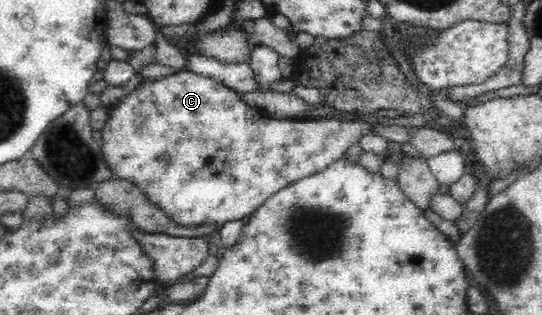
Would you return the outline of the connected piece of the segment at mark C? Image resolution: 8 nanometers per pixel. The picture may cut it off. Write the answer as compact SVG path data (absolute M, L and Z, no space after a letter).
M181 71L175 72L173 74L167 75L165 77L160 78L159 80L154 81L140 81L139 84L135 87L135 90L131 90L131 92L127 93L127 96L119 97L119 102L108 108L109 118L106 121L106 124L101 128L101 141L100 141L100 150L102 153L102 158L104 164L107 165L107 169L111 171L112 176L118 178L118 180L125 180L130 184L133 184L144 196L146 196L147 201L151 201L155 207L159 207L171 221L175 222L175 224L179 226L185 227L200 227L201 225L213 225L213 226L222 226L226 222L231 222L234 220L243 220L247 221L250 216L259 208L267 199L271 198L271 196L275 196L279 190L283 190L283 188L287 188L287 186L291 186L291 184L295 184L295 182L299 182L299 180L303 180L303 178L309 178L309 176L313 176L313 174L319 174L324 168L327 168L331 164L335 164L337 160L341 160L343 155L353 147L359 140L362 138L363 134L367 134L367 130L371 131L370 124L371 119L368 119L368 122L340 122L340 120L327 120L327 122L290 122L289 120L276 120L275 117L266 116L263 112L259 110L253 109L246 102L243 102L240 99L240 96L231 91L231 89L224 87L223 84L211 79L211 77L199 76L195 74L193 71Z

